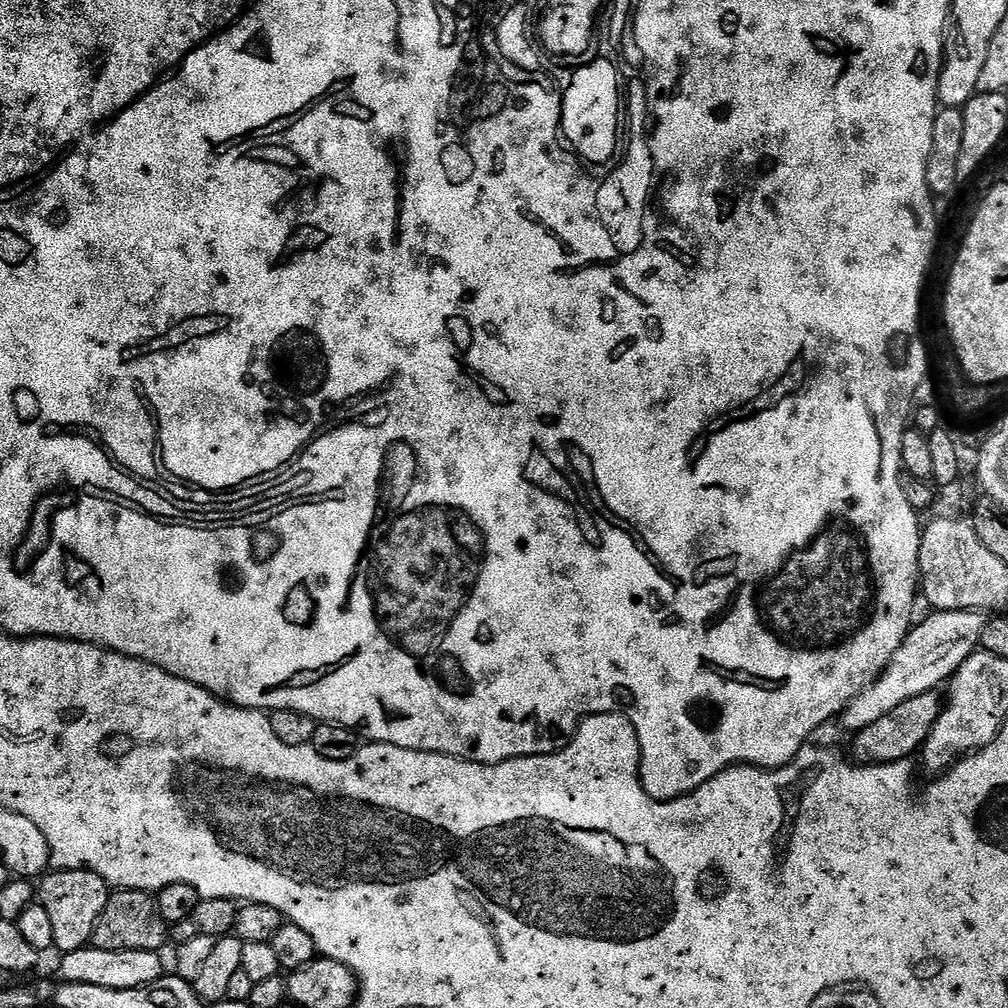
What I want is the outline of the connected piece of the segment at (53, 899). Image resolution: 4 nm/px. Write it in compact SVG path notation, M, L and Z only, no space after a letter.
M65 868L52 870L39 881L38 900L46 906L48 917L54 930L54 948L57 953L73 952L89 947L94 926L106 910L110 895L110 885L98 874L87 868Z

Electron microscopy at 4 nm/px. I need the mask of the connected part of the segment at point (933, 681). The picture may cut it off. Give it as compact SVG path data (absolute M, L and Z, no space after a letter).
M932 610L927 614L929 616L921 624L919 621L909 632L884 673L869 688L864 688L851 704L844 707L842 721L849 728L849 733L858 733L873 722L878 722L878 718L883 718L890 714L890 710L902 706L906 698L918 698L918 694L935 692L941 686L947 685L962 666L962 662L966 662L966 658L973 656L980 648L982 630L986 623L985 613Z

